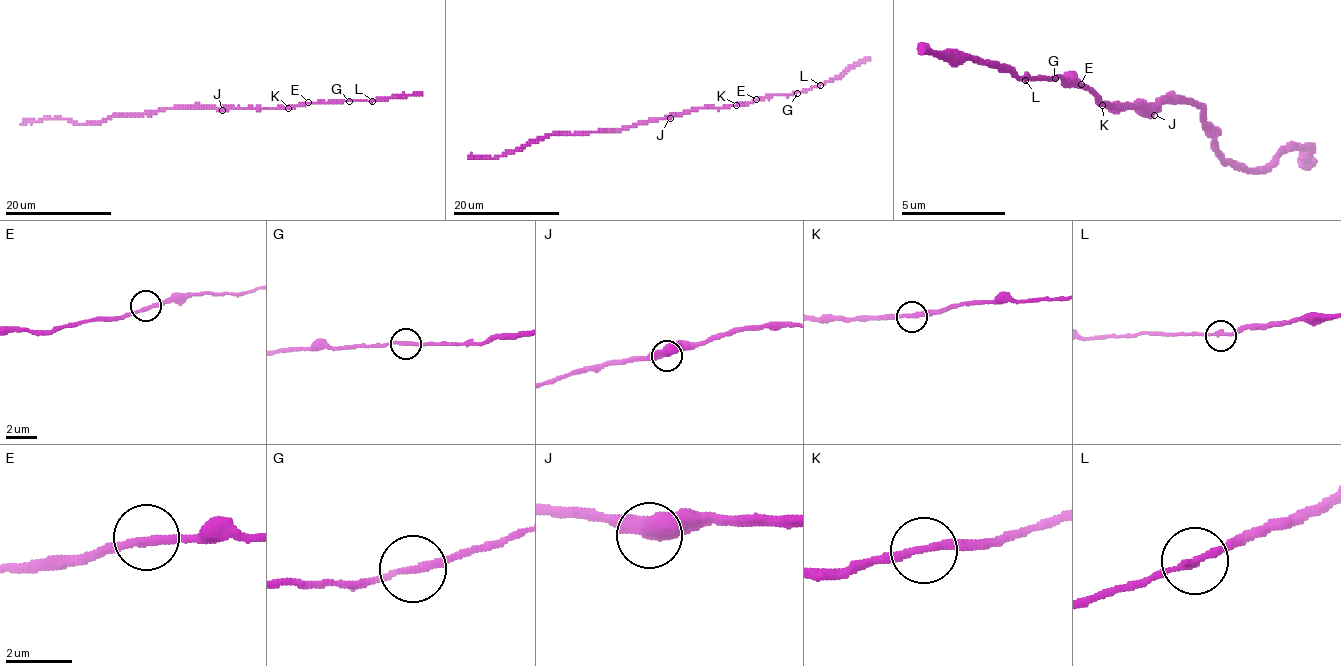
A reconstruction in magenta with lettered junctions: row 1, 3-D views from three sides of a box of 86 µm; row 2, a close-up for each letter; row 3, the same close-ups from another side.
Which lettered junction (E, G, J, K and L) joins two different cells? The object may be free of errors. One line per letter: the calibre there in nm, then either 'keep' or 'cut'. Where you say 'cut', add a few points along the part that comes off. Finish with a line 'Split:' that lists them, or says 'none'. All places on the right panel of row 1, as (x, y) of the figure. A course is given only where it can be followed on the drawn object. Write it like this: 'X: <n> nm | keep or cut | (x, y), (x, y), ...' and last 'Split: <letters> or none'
E: 240 nm | keep
G: 220 nm | keep
J: 500 nm | keep
K: 240 nm | keep
L: 220 nm | keep
Split: none

